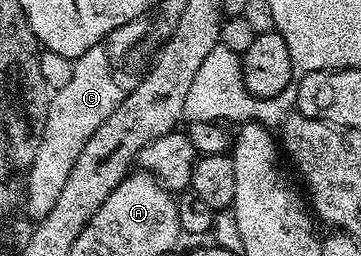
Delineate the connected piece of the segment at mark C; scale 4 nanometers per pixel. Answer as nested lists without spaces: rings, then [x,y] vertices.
[[[146,20],[130,21],[117,27],[112,33],[98,41],[89,51],[74,58],[72,74],[69,83],[60,90],[52,92],[47,102],[47,118],[44,131],[40,134],[40,145],[37,147],[36,158],[30,169],[26,170],[27,177],[27,213],[32,222],[37,223],[49,211],[53,211],[61,190],[65,188],[65,179],[69,179],[69,171],[73,171],[73,163],[77,155],[81,155],[81,147],[117,111],[123,101],[125,88],[119,80],[123,73],[119,68],[123,60],[131,53],[131,48],[138,41],[147,37]]]

